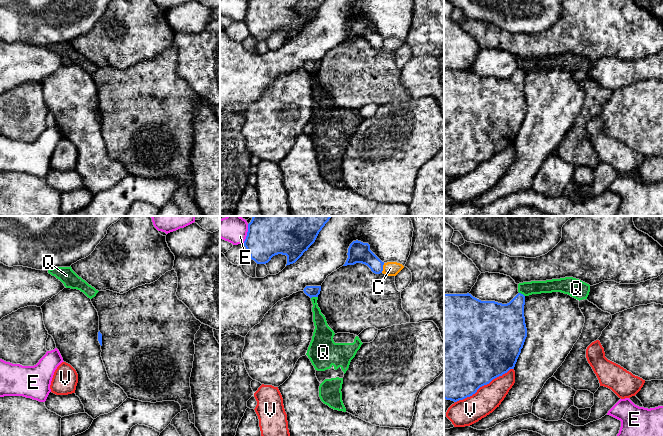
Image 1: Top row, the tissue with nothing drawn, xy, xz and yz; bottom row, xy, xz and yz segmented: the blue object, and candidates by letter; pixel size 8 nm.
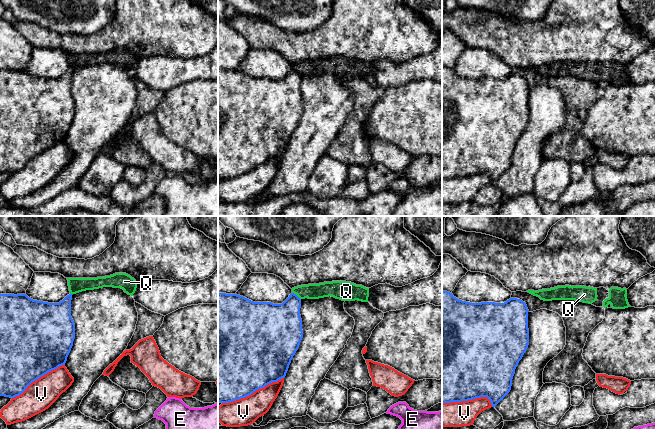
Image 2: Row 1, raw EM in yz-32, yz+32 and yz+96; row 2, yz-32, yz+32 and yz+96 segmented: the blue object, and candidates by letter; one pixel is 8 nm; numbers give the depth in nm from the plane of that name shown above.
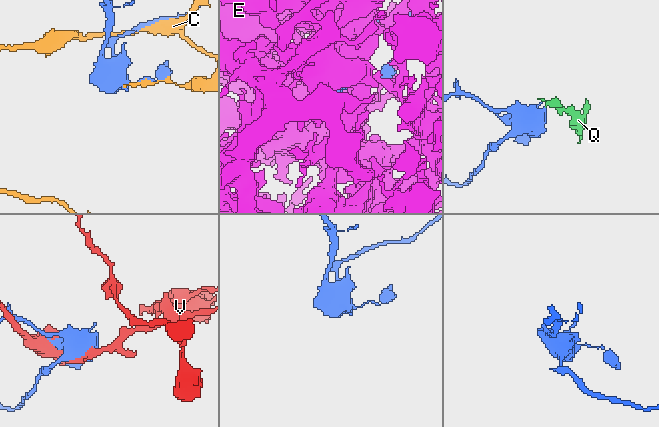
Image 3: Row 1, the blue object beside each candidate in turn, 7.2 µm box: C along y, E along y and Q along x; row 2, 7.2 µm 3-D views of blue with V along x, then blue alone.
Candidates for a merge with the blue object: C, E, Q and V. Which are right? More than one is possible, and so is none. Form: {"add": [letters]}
{"add": []}

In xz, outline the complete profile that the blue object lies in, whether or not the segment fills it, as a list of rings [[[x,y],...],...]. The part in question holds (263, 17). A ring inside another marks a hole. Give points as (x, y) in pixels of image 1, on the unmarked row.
[[[248,0],[248,8],[243,21],[250,34],[257,40],[266,40],[275,31],[287,32],[287,41],[295,39],[315,18],[325,0]]]

